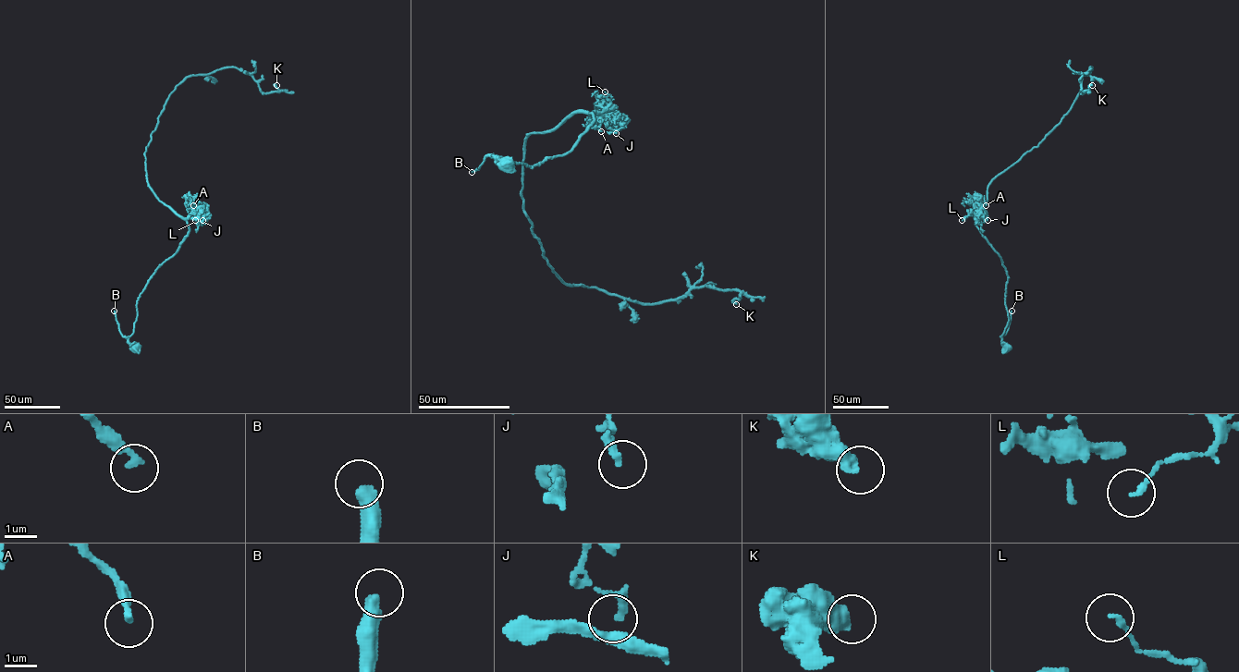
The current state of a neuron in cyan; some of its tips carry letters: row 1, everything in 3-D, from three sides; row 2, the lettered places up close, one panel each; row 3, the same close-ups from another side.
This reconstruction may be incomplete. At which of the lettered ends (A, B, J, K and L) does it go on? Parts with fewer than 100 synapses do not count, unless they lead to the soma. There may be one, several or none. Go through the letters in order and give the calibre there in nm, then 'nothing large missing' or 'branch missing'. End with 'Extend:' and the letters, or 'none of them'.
A: 280 nm thick; nothing large missing
B: 440 nm thick; branch missing
J: 260 nm thick; nothing large missing
K: 500 nm thick; nothing large missing
L: 140 nm thick; nothing large missing
Extend: B

